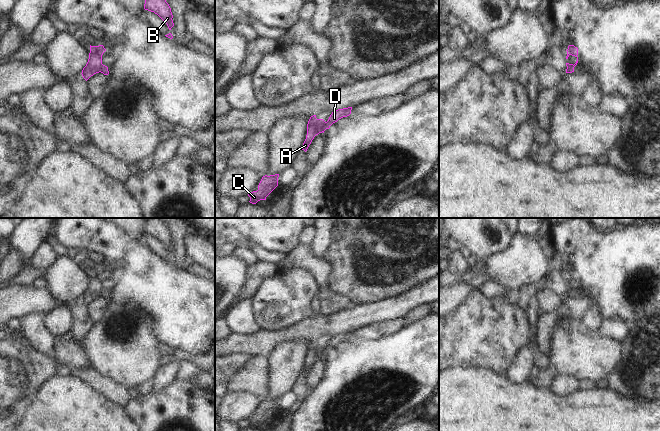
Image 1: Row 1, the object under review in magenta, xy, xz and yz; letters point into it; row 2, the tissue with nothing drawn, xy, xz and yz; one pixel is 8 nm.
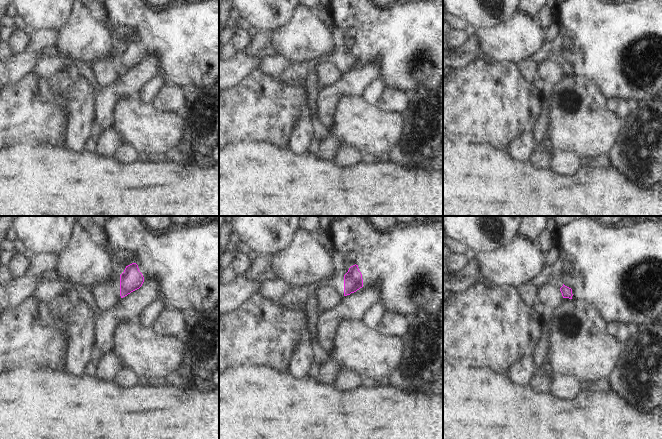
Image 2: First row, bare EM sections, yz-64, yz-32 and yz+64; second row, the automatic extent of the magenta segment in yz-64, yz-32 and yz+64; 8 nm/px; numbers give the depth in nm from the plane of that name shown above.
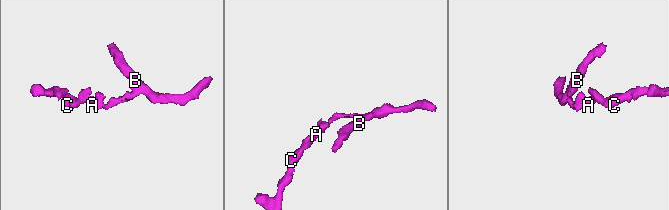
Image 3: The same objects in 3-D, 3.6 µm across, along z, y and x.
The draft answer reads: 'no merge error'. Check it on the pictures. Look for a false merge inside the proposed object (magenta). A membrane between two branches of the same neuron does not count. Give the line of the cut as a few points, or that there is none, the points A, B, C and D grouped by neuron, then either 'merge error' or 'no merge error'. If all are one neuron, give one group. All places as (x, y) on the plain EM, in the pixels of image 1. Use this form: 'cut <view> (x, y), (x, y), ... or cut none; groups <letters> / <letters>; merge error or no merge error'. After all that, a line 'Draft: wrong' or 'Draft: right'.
cut xy (102, 288), (100, 295); groups A C / B D; merge error
Draft: wrong

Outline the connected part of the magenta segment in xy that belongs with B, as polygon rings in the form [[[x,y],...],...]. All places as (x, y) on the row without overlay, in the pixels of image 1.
[[[145,218],[144,233],[157,238],[167,248],[169,254],[174,250],[171,232],[160,218]]]

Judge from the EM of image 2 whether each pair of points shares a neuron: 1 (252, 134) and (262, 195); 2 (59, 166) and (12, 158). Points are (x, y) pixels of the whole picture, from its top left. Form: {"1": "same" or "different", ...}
{"1": "different", "2": "same"}

